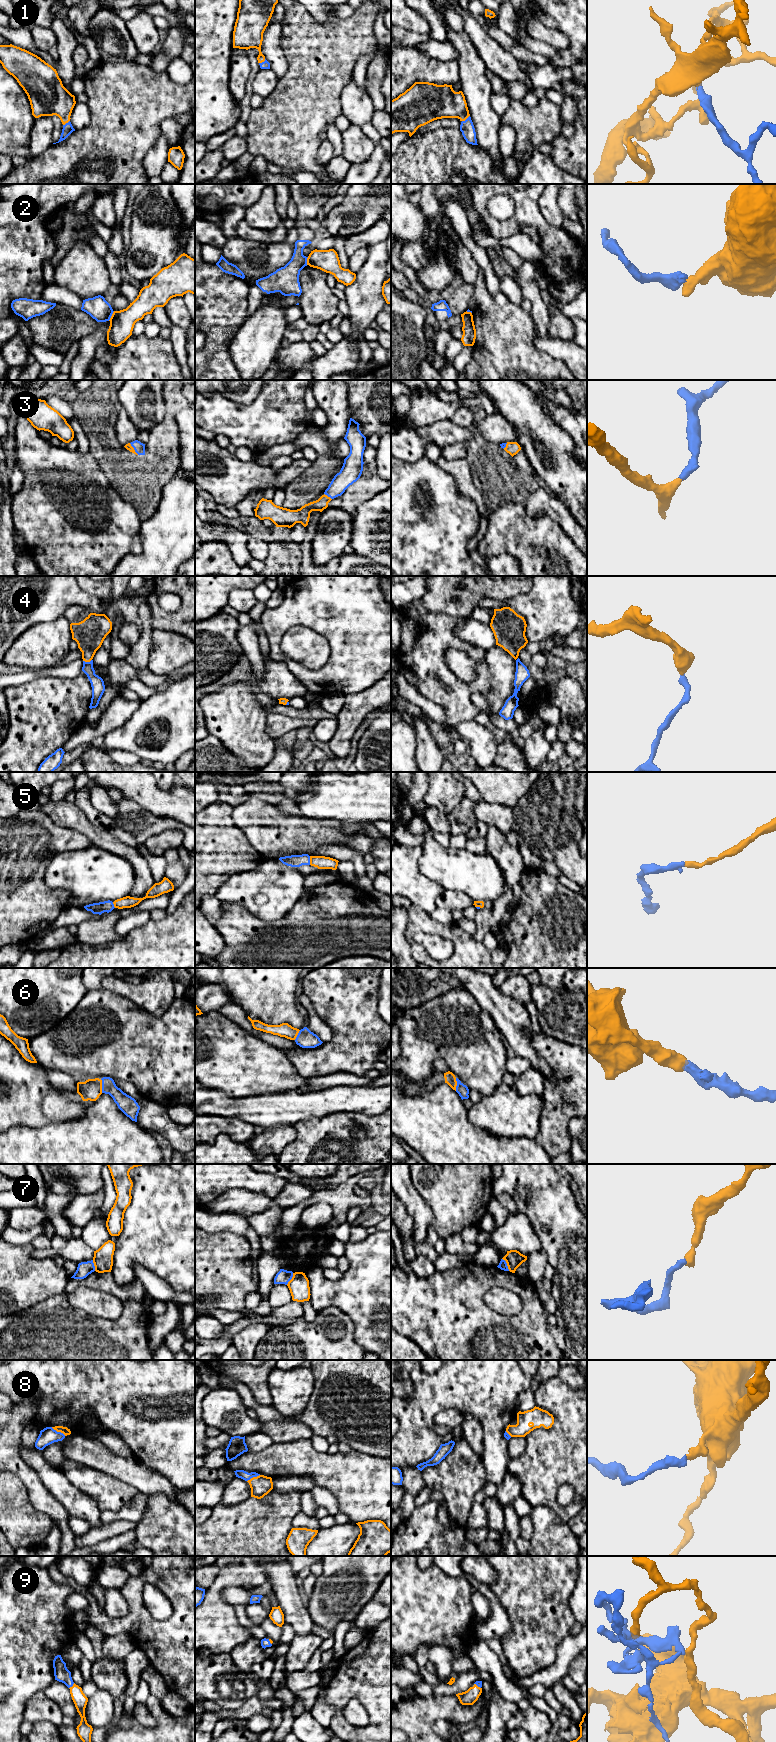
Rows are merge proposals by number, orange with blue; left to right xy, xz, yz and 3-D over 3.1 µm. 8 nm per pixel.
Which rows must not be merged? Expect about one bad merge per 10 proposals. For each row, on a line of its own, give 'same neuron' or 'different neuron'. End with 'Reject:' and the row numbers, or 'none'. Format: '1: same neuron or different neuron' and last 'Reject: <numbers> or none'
1: same neuron
2: different neuron
3: same neuron
4: same neuron
5: same neuron
6: same neuron
7: different neuron
8: same neuron
9: same neuron
Reject: 2, 7

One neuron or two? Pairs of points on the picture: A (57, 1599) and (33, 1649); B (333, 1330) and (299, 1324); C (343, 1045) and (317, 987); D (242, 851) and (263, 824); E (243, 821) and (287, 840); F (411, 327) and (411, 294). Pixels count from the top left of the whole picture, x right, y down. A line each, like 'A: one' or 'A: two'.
A: one
B: one
C: one
D: two
E: one
F: two

